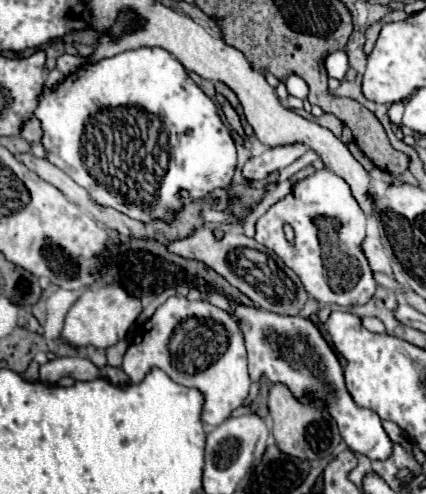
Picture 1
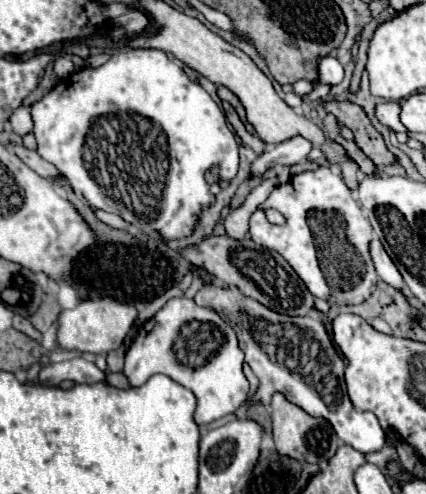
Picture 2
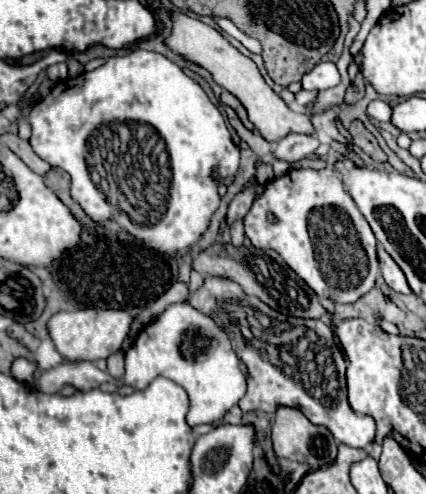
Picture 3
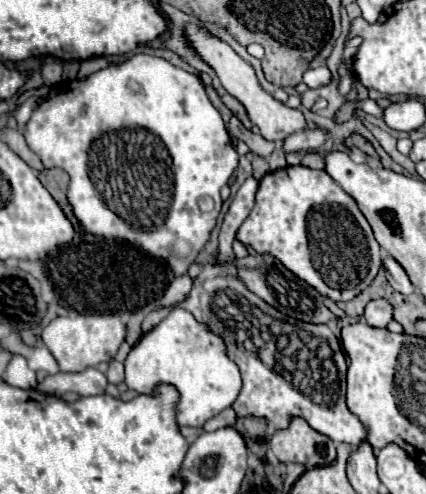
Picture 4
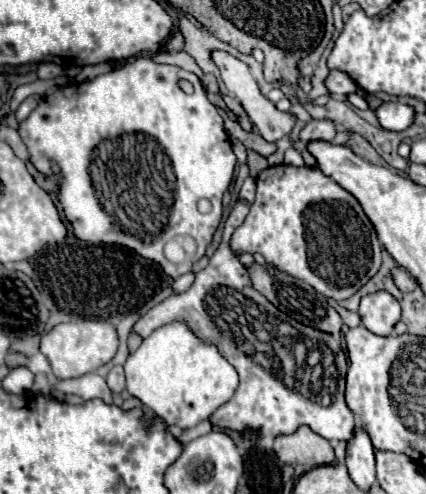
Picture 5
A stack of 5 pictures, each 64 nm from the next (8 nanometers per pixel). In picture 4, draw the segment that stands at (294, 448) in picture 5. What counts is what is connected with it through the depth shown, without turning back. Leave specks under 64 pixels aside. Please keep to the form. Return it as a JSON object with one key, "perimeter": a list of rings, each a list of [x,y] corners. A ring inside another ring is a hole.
{"perimeter":[[[294,418],[286,430],[276,430],[270,446],[280,462],[298,462],[306,468],[328,466],[336,458],[332,440],[312,430],[302,418]]]}

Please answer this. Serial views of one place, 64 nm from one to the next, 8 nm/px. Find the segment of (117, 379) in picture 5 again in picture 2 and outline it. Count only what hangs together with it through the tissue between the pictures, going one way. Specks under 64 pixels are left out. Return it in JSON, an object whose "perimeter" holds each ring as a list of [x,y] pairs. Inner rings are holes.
{"perimeter":[[[120,346],[118,350],[112,350],[112,352],[108,354],[108,370],[110,370],[110,372],[122,372],[124,354],[126,354],[124,346]]]}

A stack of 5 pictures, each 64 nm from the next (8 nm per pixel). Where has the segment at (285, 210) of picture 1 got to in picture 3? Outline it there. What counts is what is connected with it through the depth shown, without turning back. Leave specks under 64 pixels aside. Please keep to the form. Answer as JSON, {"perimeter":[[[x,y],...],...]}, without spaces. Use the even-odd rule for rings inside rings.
{"perimeter":[[[298,168],[288,174],[274,178],[264,184],[262,194],[254,200],[254,206],[244,218],[246,238],[254,248],[270,248],[276,250],[284,262],[322,298],[330,298],[332,302],[354,302],[364,296],[378,276],[378,260],[376,260],[376,238],[366,222],[366,218],[356,208],[352,196],[344,190],[342,180],[332,168],[310,170]],[[268,214],[276,216],[276,222],[268,220]]]}

